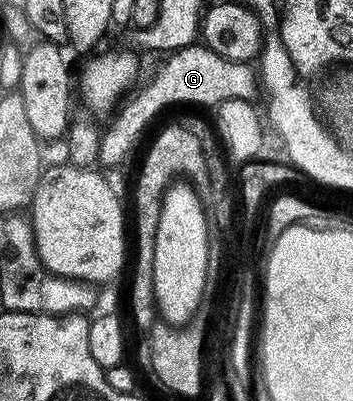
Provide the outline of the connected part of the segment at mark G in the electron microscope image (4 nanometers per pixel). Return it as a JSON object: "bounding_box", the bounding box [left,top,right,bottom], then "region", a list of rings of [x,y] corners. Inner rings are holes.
{"bounding_box":[99,43,259,166],"region":[[[203,43],[176,49],[162,61],[165,62],[120,102],[119,108],[112,114],[113,122],[104,126],[99,143],[99,162],[102,166],[123,164],[133,144],[140,139],[141,132],[172,105],[216,107],[224,101],[249,101],[252,93],[259,89],[259,73],[250,62],[223,59],[223,55],[215,55],[215,51]]]}

